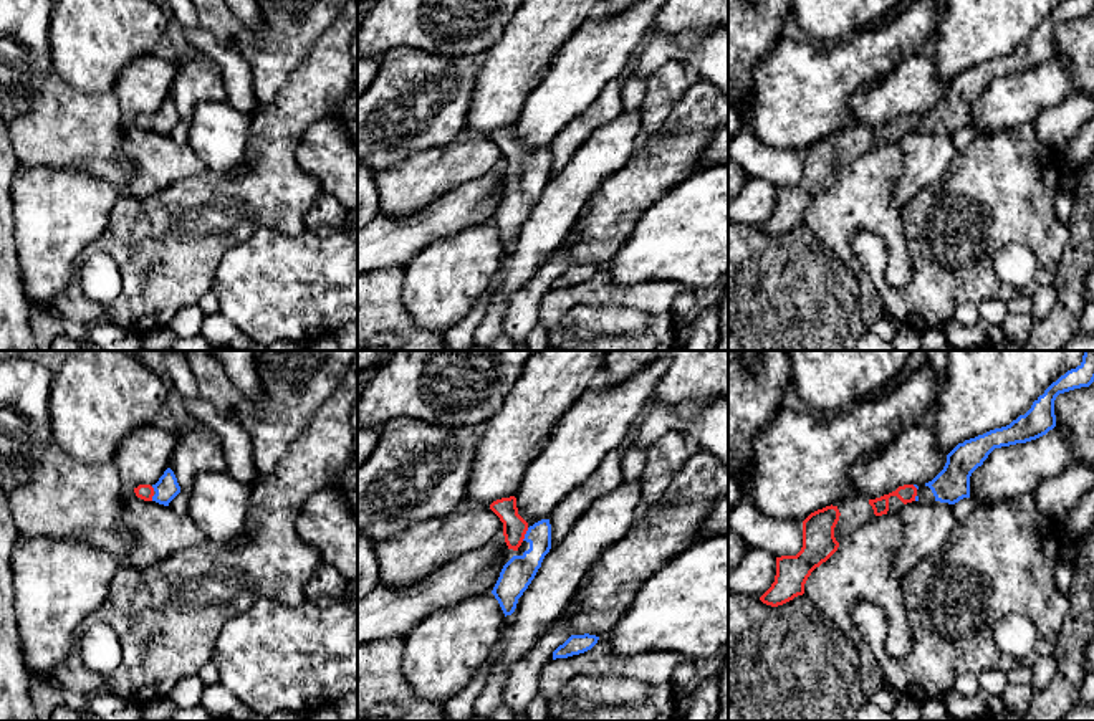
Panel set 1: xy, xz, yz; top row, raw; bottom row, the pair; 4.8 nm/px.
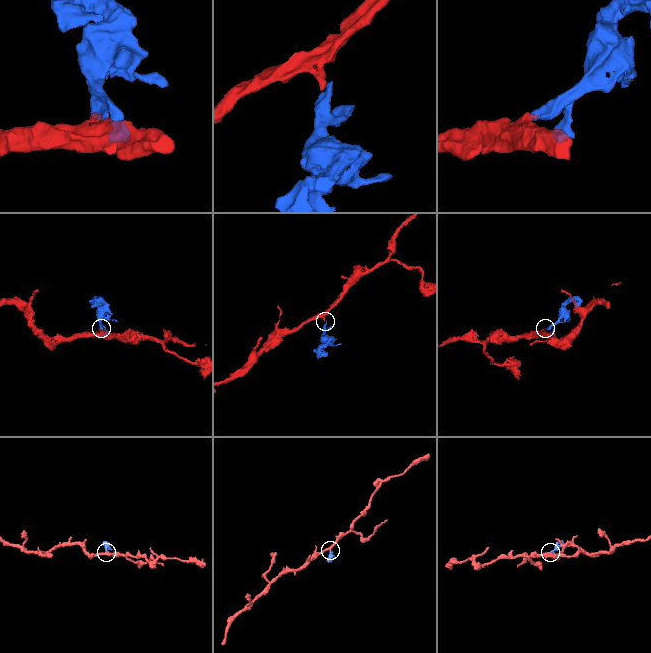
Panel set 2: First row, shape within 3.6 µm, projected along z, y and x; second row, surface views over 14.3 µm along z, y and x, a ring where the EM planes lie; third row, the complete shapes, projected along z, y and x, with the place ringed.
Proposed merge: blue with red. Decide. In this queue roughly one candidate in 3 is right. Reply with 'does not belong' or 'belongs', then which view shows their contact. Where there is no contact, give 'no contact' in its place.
belongs; meets blue in xz

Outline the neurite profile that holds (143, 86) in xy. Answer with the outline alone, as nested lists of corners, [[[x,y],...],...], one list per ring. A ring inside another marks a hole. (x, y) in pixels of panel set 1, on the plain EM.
[[[144,55],[131,61],[114,81],[113,93],[124,117],[156,114],[167,98],[177,73],[177,61]]]

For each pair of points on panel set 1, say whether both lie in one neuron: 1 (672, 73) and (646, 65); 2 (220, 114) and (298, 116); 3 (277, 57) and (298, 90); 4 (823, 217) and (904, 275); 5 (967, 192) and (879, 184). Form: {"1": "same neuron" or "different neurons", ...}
{"1": "different neurons", "2": "different neurons", "3": "different neurons", "4": "same neuron", "5": "different neurons"}

